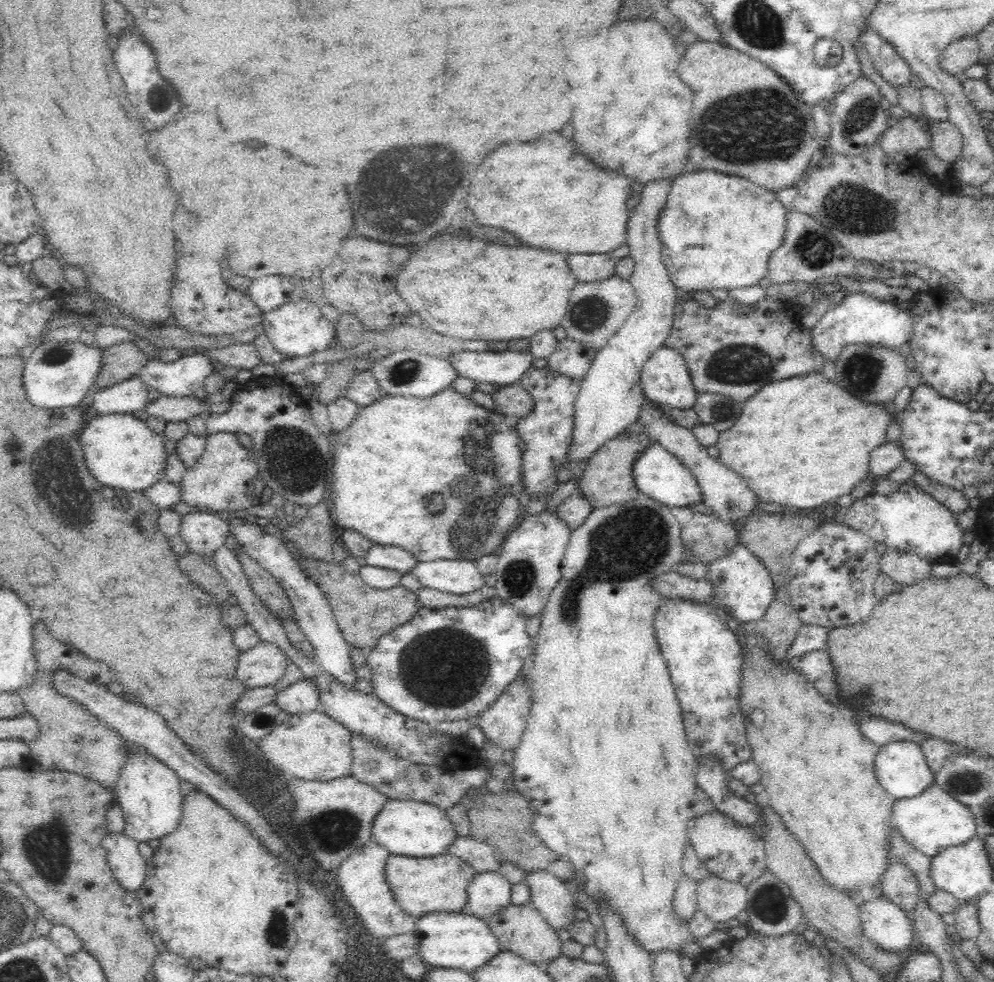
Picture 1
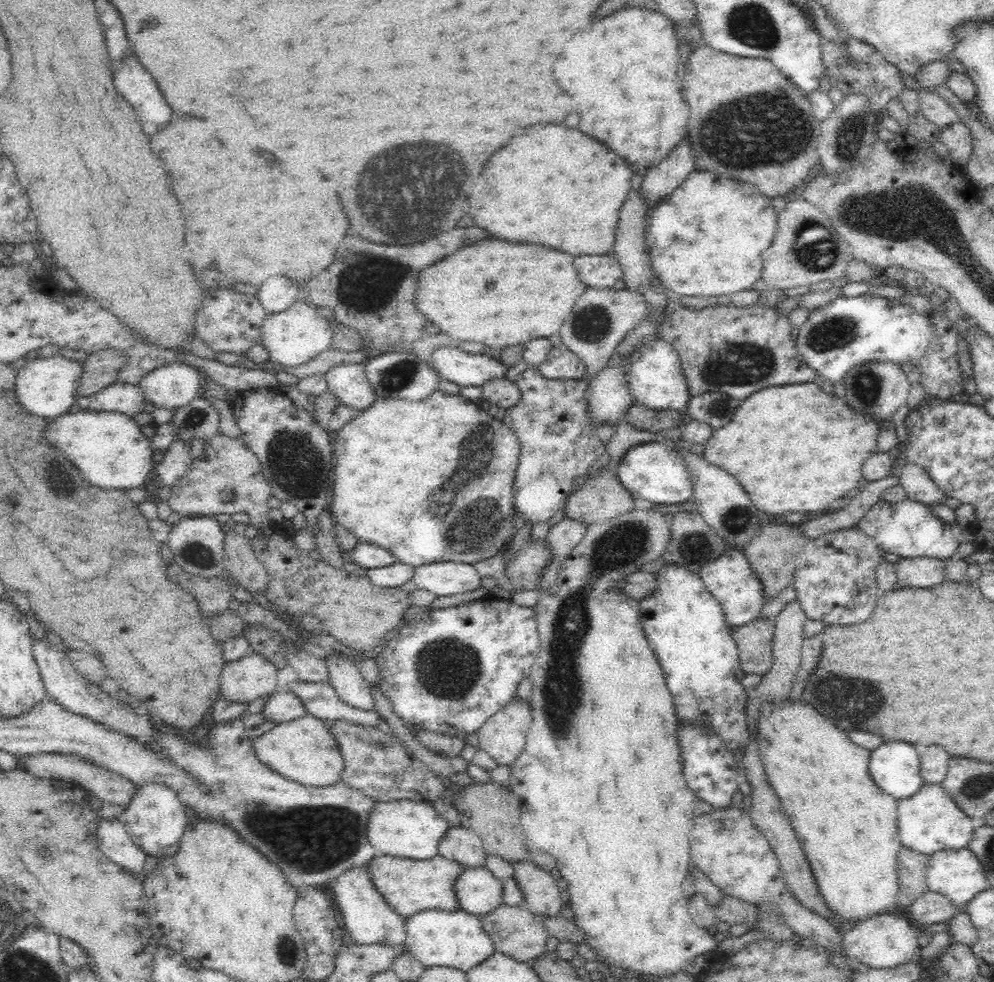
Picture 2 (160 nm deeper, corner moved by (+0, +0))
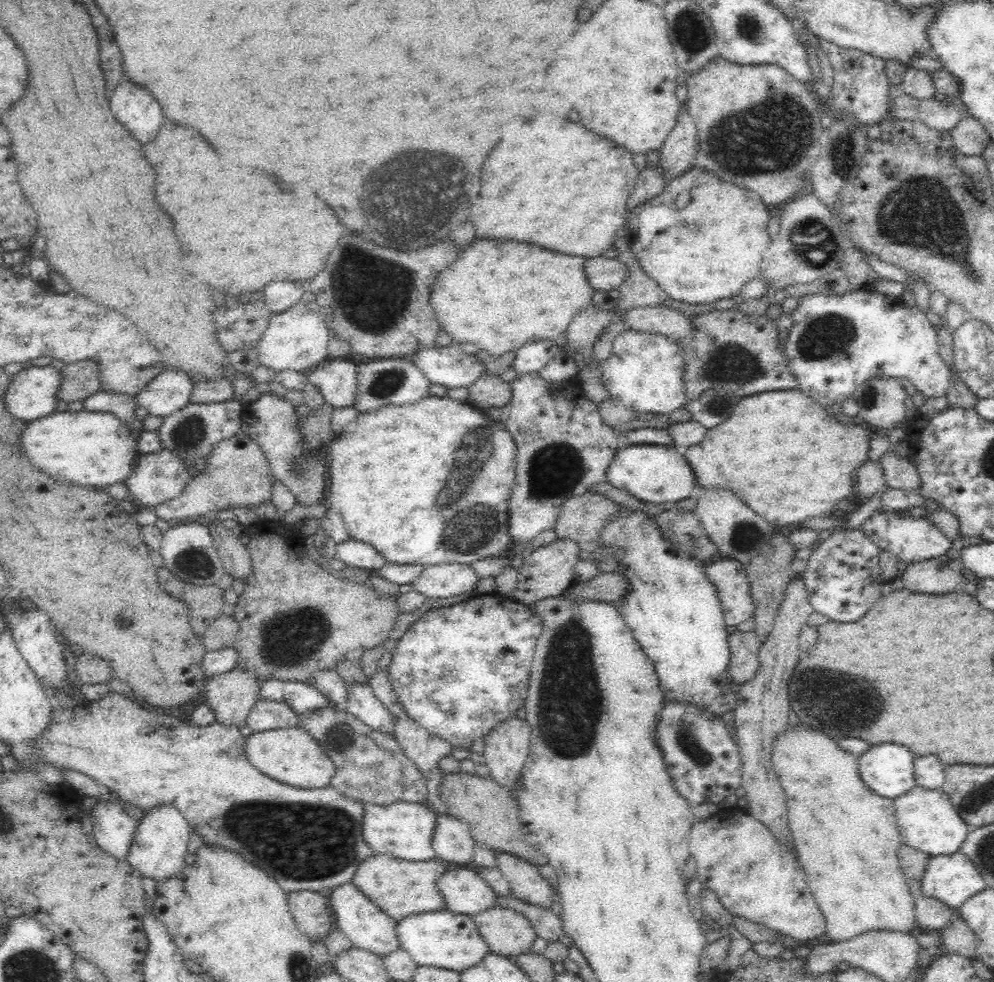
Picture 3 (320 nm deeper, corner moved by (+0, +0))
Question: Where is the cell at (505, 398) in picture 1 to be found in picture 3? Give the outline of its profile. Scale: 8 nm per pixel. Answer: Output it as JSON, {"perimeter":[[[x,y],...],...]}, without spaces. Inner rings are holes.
{"perimeter":[[[483,374],[466,387],[468,398],[466,402],[478,409],[486,407],[503,407],[512,396],[509,383],[500,376]]]}

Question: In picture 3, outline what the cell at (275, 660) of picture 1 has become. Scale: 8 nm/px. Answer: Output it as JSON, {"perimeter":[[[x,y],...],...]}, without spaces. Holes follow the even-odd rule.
{"perimeter":[[[238,667],[208,679],[205,697],[207,706],[215,715],[215,723],[227,728],[244,725],[258,701],[260,684],[254,673]]]}

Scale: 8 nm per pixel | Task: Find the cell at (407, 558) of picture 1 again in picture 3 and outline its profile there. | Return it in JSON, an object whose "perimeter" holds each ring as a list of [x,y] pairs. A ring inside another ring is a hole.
{"perimeter":[[[350,538],[337,544],[335,558],[345,562],[348,567],[354,566],[370,572],[382,568],[387,563],[372,545]]]}

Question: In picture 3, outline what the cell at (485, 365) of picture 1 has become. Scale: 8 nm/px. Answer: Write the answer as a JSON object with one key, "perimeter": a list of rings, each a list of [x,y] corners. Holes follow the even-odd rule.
{"perimeter":[[[457,342],[417,350],[409,359],[428,381],[447,389],[466,388],[485,374],[476,356],[463,353]]]}

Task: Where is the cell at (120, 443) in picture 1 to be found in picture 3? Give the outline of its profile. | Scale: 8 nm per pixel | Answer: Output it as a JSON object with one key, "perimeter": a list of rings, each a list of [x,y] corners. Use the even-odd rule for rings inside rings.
{"perimeter":[[[60,408],[48,416],[42,416],[38,420],[28,421],[26,430],[22,432],[22,448],[28,456],[28,460],[42,468],[46,474],[54,478],[62,478],[72,484],[100,488],[108,484],[122,482],[130,476],[132,468],[136,466],[140,453],[136,447],[136,437],[127,424],[122,423],[118,417],[107,412],[90,412],[81,409],[78,412],[70,412]]]}

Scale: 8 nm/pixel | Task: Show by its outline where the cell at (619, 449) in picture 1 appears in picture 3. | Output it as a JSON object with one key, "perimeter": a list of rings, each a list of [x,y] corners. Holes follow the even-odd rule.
{"perimeter":[[[590,492],[569,498],[556,516],[552,530],[556,539],[572,539],[580,546],[589,546],[600,530],[614,518],[619,505],[608,498]]]}

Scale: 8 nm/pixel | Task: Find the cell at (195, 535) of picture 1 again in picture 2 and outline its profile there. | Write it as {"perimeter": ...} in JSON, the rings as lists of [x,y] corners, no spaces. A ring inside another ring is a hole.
{"perimeter":[[[194,517],[180,519],[172,526],[167,536],[167,542],[173,560],[182,571],[189,575],[204,578],[224,576],[224,527],[223,519],[218,517]]]}

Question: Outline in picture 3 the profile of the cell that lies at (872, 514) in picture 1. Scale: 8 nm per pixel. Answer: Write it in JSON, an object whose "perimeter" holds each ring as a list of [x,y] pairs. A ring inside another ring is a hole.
{"perimeter":[[[878,509],[860,528],[879,548],[885,548],[896,556],[901,561],[902,567],[942,556],[946,554],[950,547],[958,545],[946,538],[934,524],[924,519],[924,517],[900,516],[899,512],[894,511],[881,512]]]}

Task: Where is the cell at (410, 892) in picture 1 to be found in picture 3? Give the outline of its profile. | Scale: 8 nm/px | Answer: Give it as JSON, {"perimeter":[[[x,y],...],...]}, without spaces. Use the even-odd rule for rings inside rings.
{"perimeter":[[[376,853],[361,862],[351,881],[382,912],[399,921],[406,916],[444,908],[435,882],[445,870],[445,863],[438,859],[414,862]]]}

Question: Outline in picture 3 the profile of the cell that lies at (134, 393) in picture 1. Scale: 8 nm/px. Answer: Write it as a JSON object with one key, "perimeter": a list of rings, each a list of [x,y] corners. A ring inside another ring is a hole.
{"perimeter":[[[102,390],[95,392],[82,401],[83,408],[90,412],[110,413],[124,424],[134,419],[137,397],[130,397],[122,393],[107,393]]]}

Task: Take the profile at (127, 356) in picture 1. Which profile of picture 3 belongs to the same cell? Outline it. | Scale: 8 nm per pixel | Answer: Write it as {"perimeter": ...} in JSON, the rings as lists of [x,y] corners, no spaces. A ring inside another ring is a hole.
{"perimeter":[[[80,360],[69,363],[61,370],[61,381],[56,398],[61,406],[74,401],[83,401],[91,394],[100,391],[98,364],[94,360]]]}

